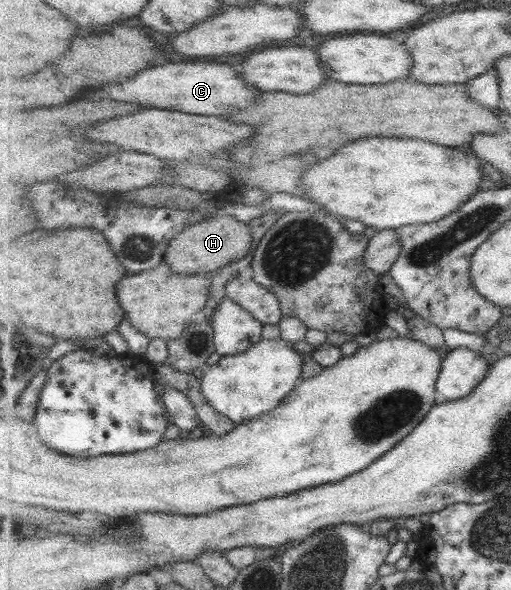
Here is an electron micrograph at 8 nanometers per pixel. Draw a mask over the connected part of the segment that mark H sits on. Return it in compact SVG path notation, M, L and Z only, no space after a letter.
M233 216L210 217L194 221L194 224L169 243L164 262L176 272L187 275L208 275L219 268L242 260L252 248L252 232L248 224Z

